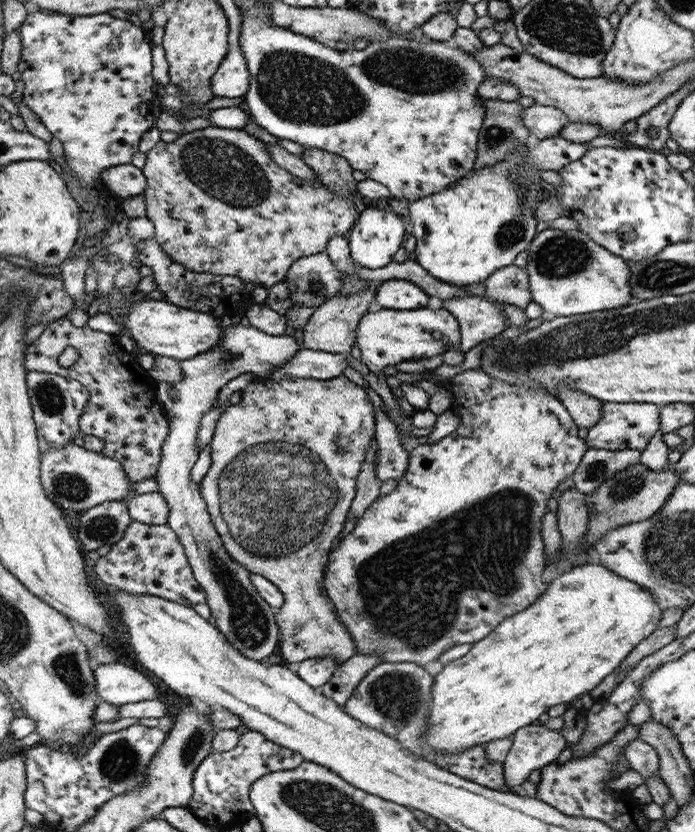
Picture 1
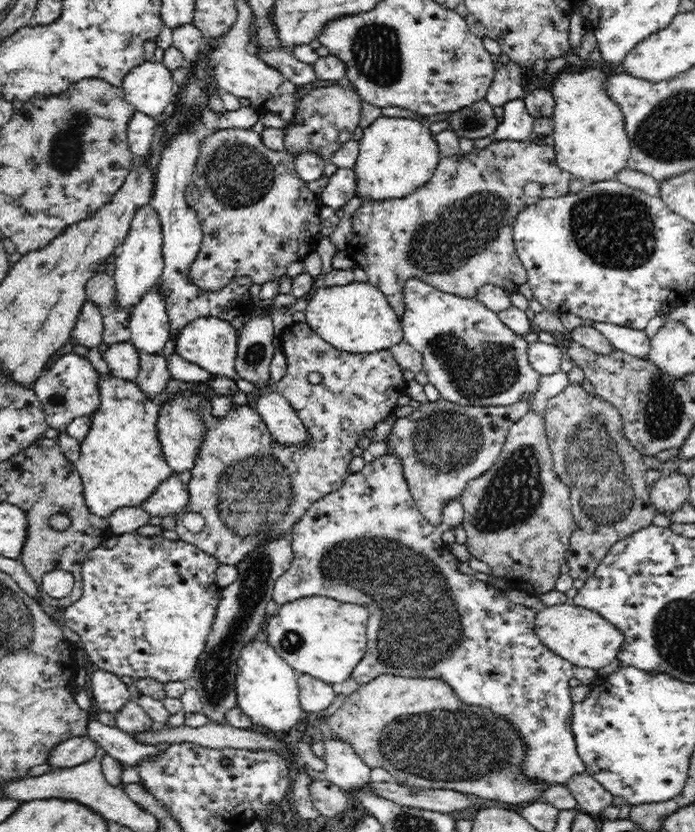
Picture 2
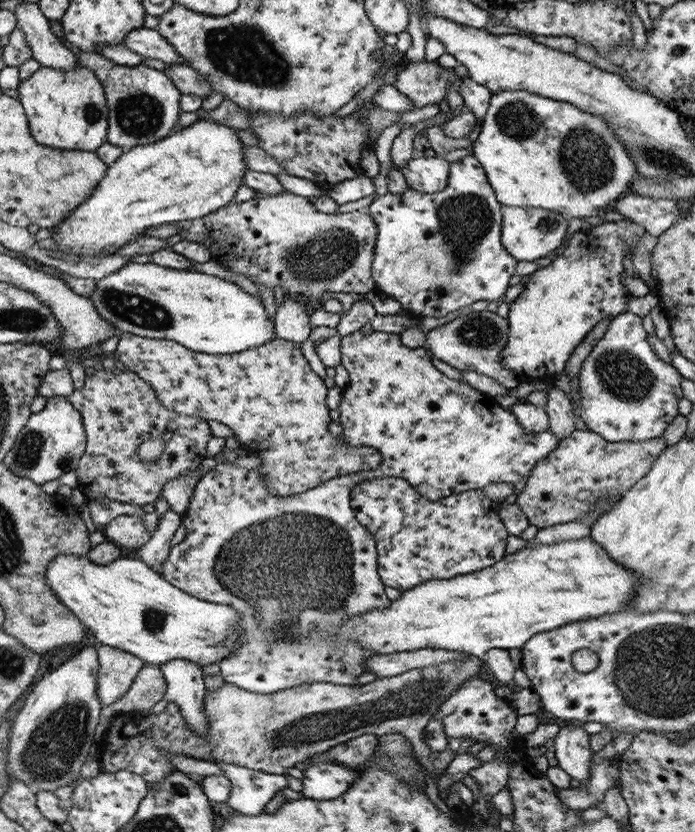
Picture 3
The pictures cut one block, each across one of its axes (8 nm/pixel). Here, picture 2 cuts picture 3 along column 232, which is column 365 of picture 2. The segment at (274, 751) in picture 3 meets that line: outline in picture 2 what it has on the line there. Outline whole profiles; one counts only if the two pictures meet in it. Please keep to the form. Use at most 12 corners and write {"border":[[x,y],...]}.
{"border":[[380,674],[328,735],[408,788],[512,806],[513,722],[441,677]]}

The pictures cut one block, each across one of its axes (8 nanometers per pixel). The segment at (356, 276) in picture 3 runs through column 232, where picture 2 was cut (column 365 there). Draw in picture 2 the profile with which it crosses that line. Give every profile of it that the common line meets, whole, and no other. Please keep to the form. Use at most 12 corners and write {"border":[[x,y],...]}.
{"border":[[539,139],[439,158],[362,202],[345,251],[402,315],[527,273],[513,224],[570,174]]}

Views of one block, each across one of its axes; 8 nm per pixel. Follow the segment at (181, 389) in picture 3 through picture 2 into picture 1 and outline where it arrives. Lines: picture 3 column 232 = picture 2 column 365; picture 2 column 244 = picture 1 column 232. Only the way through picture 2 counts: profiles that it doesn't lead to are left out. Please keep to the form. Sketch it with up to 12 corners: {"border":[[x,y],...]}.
{"border":[[256,378],[201,481],[230,556],[284,604],[279,661],[357,652],[323,587],[375,411]]}

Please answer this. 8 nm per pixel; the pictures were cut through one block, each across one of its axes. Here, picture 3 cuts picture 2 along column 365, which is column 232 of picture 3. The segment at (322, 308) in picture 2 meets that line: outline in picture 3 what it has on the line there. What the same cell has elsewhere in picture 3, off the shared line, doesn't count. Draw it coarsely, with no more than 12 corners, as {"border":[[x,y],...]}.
{"border":[[130,262],[87,296],[120,331],[194,352],[271,342],[261,298]]}

